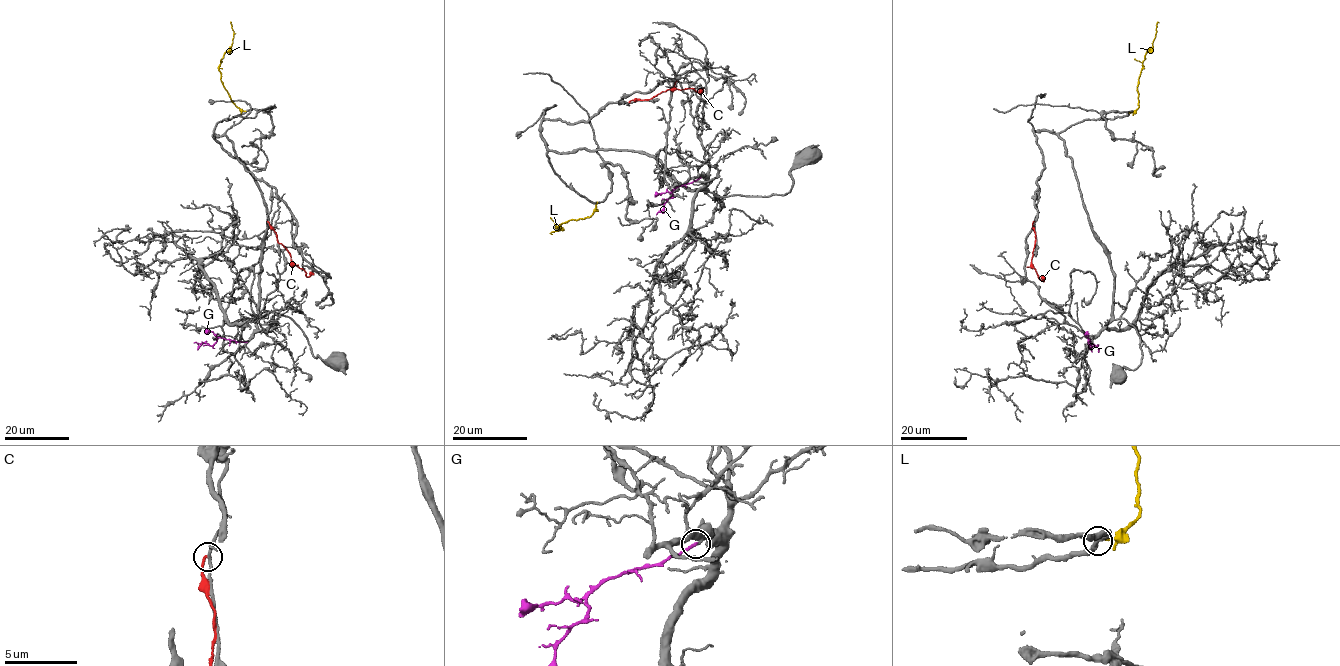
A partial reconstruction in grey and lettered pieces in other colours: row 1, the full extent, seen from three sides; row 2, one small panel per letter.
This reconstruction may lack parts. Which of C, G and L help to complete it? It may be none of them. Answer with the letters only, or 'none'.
G

